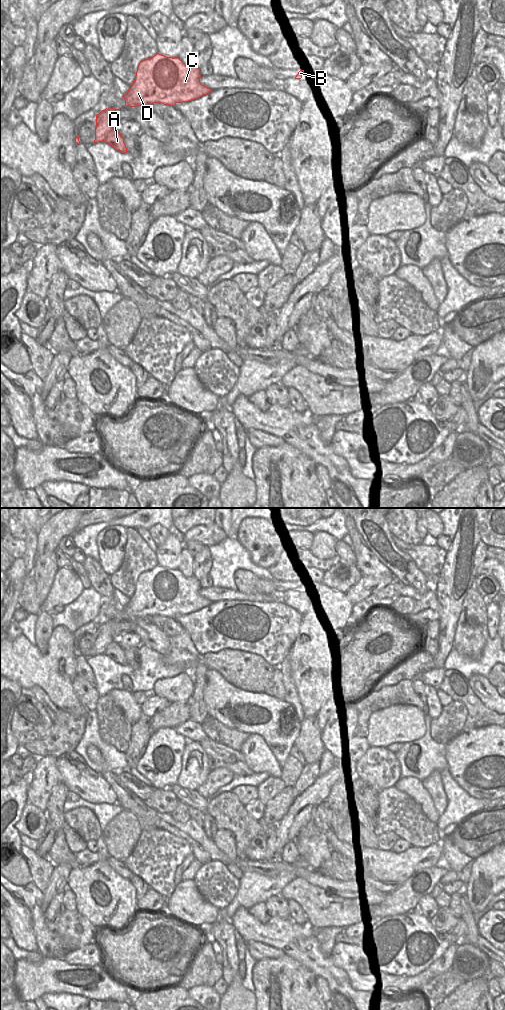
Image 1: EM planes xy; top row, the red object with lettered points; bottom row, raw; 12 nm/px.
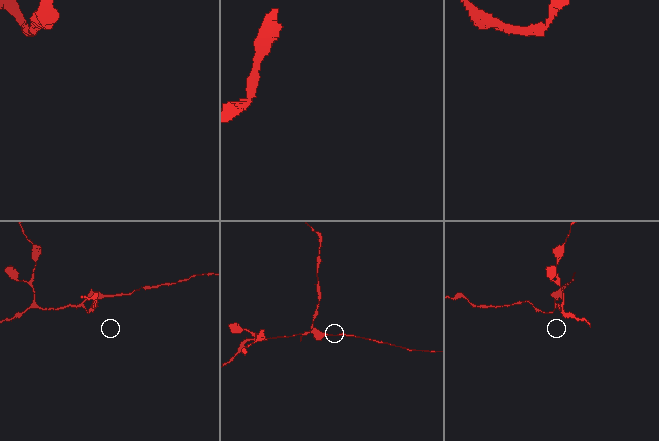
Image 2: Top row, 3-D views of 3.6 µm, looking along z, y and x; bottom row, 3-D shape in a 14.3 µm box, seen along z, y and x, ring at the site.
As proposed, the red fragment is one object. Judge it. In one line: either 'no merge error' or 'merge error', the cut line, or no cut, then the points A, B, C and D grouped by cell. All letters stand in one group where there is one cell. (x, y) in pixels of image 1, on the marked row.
merge error | xy (114, 128), (103, 141) | A / B C D

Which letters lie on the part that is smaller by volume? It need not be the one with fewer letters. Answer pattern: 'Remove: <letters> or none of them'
Remove: A

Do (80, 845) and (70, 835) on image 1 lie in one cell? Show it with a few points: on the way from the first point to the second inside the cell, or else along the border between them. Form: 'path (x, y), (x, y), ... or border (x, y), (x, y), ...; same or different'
path (78, 843), (72, 837); same

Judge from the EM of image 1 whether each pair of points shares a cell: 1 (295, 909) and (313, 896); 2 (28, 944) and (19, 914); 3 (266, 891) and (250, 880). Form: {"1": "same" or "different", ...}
{"1": "different", "2": "same", "3": "same"}

